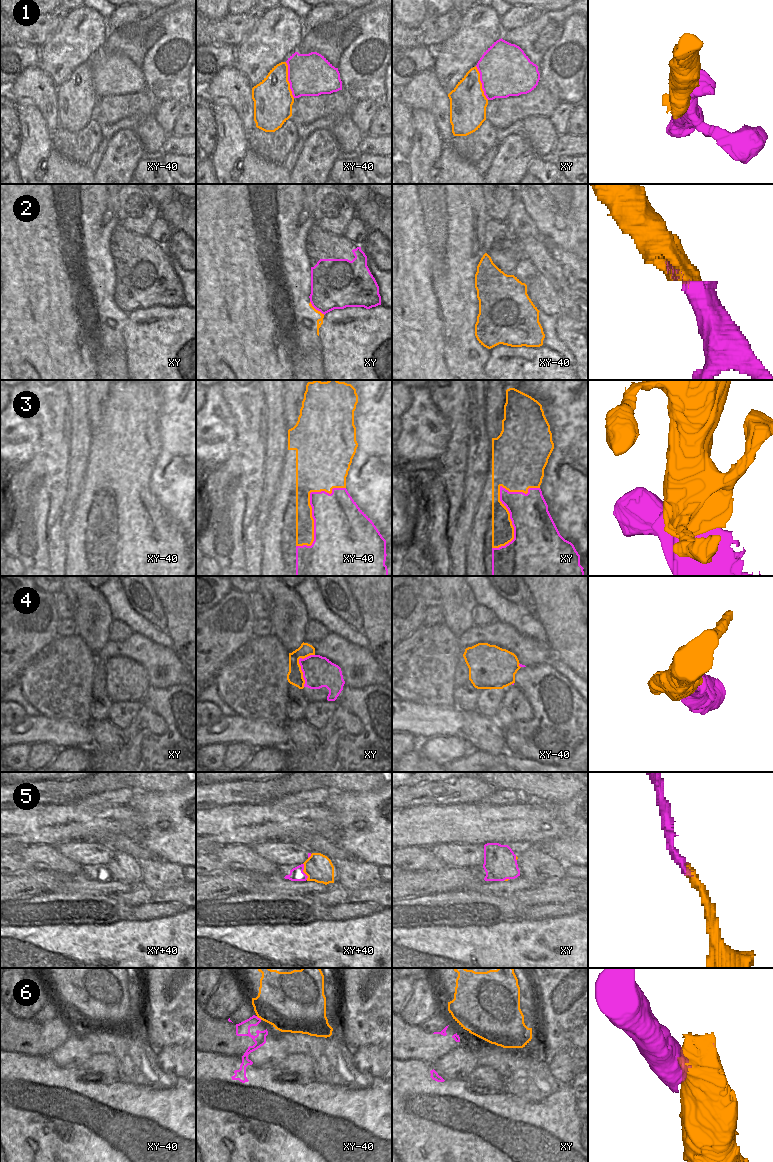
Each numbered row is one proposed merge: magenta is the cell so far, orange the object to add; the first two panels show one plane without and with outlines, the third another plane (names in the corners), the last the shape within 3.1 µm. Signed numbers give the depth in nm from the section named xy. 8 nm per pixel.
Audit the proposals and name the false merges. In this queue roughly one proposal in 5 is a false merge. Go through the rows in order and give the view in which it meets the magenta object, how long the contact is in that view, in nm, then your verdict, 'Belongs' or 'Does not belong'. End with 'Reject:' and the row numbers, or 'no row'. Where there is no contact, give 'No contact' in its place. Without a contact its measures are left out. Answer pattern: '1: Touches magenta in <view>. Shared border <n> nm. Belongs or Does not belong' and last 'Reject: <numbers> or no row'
1: Touches magenta in xy-40. Shared border 300 nm. Belongs
2: Touches magenta in xy. Shared border 160 nm. Belongs
3: Touches magenta in xy. Shared border 600 nm. Belongs
4: Touches magenta in xy. Shared border 280 nm. Belongs
5: Touches magenta in xy+40. Shared border 140 nm. Belongs
6: Touches magenta in xy-40. Shared border 50 nm. Belongs
Reject: no row

